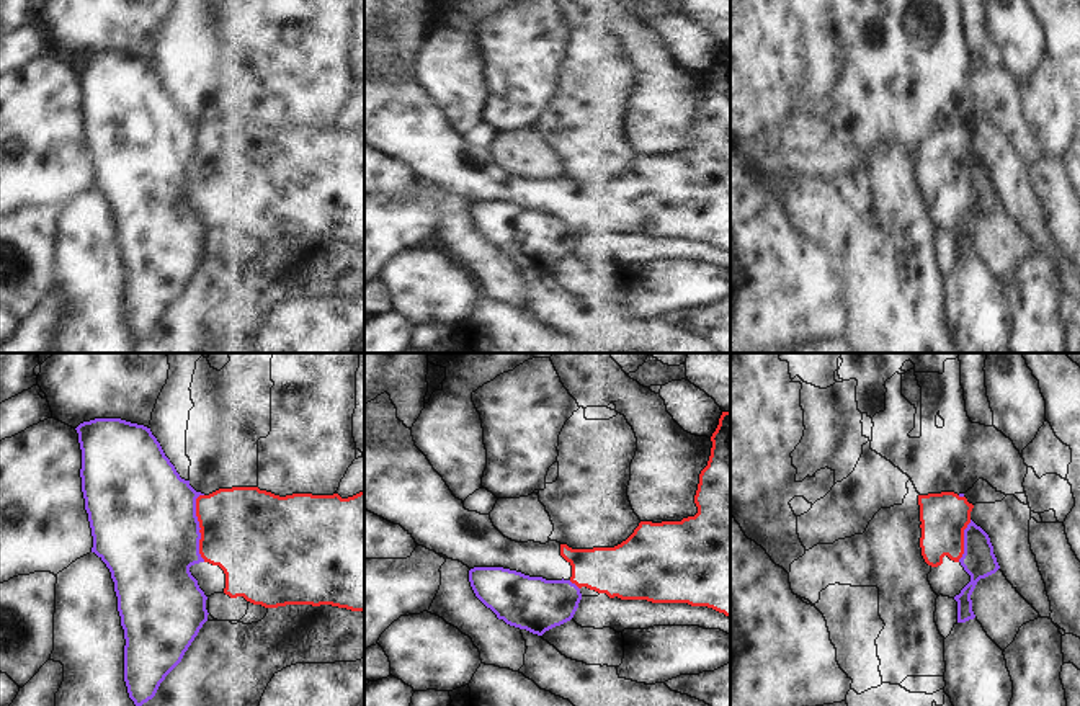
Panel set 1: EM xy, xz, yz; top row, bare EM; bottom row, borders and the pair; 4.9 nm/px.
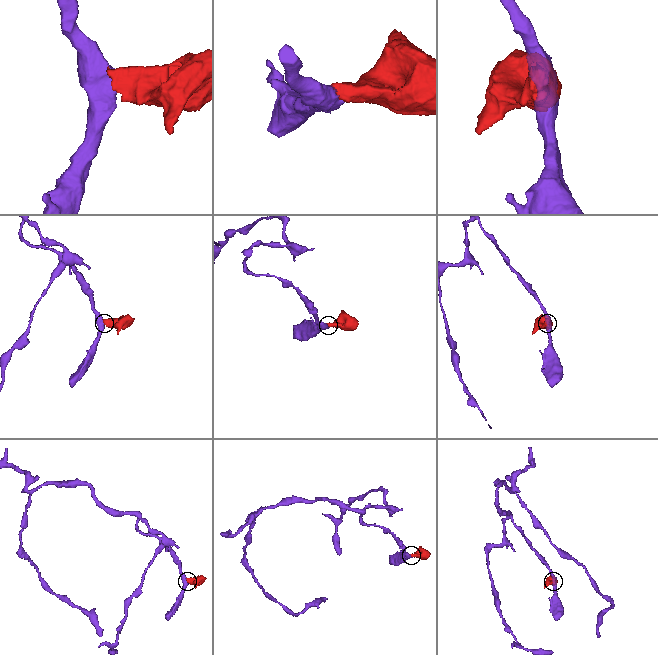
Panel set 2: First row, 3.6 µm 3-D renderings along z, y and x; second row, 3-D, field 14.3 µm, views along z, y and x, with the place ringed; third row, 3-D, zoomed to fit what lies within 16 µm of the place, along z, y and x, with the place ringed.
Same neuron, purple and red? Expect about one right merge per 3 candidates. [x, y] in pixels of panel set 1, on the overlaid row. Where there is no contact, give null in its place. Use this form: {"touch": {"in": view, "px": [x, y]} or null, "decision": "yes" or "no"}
{"touch": {"in": "xy", "px": [200, 528]}, "decision": "no"}

